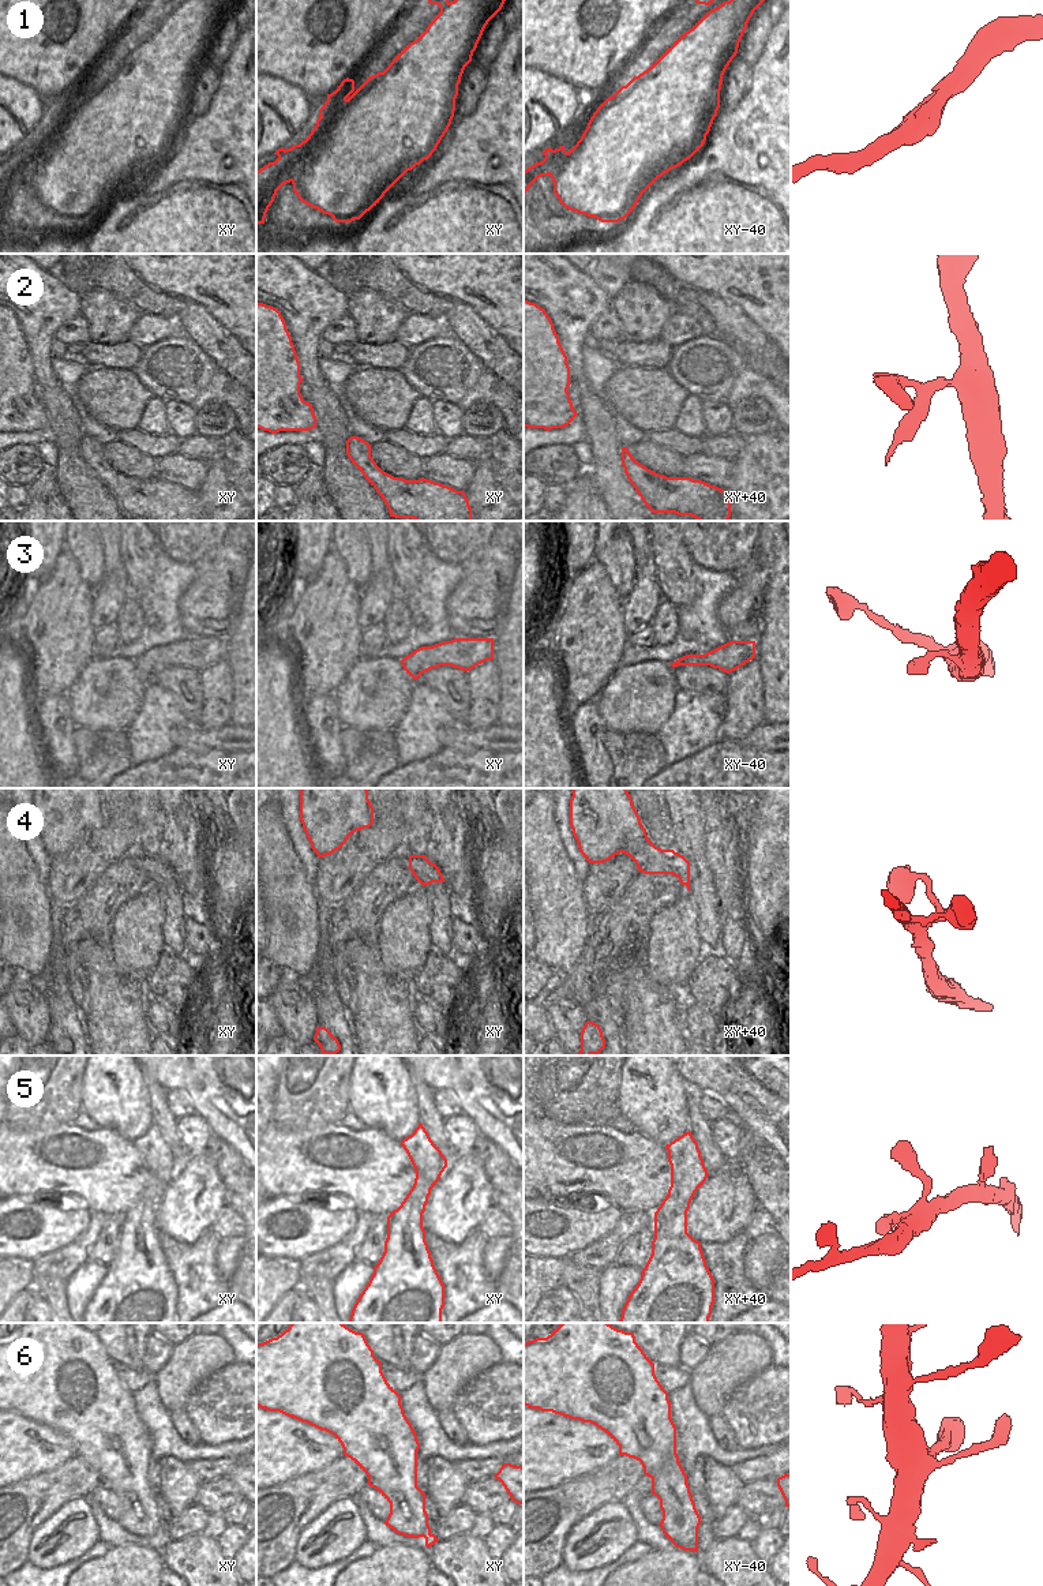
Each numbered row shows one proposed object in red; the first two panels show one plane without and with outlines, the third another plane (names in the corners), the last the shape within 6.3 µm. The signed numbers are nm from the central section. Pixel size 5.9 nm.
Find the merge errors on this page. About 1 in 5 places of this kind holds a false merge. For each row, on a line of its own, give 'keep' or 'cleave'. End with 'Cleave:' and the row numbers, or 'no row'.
1: keep
2: keep
3: keep
4: keep
5: keep
6: keep
Cleave: no row

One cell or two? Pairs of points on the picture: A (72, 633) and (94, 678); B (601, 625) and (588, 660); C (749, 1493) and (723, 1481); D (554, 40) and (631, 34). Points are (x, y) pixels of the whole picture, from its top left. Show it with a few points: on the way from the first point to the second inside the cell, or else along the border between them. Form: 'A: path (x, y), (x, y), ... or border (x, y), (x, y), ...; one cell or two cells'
A: border (94, 653), (70, 690); two cells
B: path (593, 633), (588, 652); one cell
C: border (743, 1484), (735, 1503); two cells
D: path (573, 40), (584, 44), (612, 34); one cell

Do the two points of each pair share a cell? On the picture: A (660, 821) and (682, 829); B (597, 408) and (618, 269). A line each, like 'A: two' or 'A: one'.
A: two
B: two

